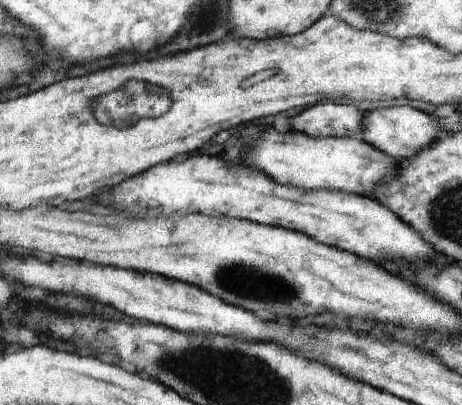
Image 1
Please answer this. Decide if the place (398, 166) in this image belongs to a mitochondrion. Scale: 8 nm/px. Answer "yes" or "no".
no

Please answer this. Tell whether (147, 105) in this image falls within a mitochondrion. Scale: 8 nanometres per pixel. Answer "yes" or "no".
yes

